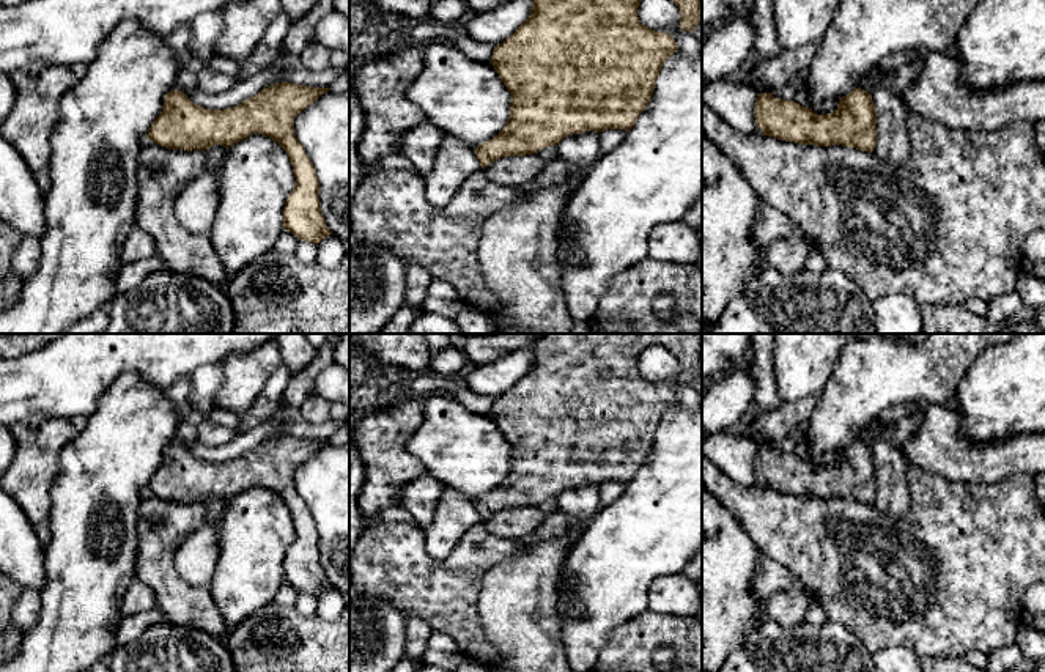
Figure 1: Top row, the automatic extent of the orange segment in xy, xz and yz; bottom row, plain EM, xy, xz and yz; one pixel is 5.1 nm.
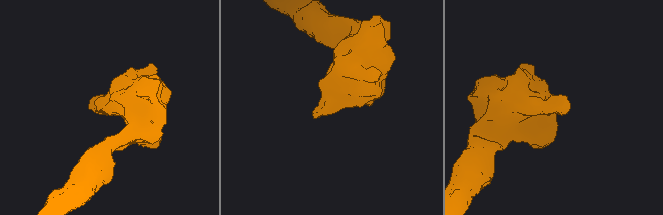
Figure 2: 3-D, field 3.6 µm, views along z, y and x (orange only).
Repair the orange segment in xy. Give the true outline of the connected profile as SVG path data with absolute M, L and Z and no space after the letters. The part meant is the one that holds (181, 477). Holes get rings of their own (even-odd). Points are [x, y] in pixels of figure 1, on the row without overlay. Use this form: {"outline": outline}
{"outline": "M282 434L223 463L200 460L172 442L146 491L168 502L205 504L214 497L228 500L255 485L271 489L288 507L296 530L283 560L283 581L318 598L332 584L321 567L319 534L296 491L294 471L329 442Z"}

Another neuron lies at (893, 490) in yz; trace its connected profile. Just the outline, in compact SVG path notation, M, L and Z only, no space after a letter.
M877 439L870 449L877 463L877 497L872 507L883 515L902 518L910 510L908 464L903 453L884 439Z

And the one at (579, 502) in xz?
M585 483L573 488L567 488L557 497L557 505L570 521L590 519L600 508L600 485Z

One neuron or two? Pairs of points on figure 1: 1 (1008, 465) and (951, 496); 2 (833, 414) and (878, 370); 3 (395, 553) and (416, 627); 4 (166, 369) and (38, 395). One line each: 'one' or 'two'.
1: two
2: one
3: two
4: one

